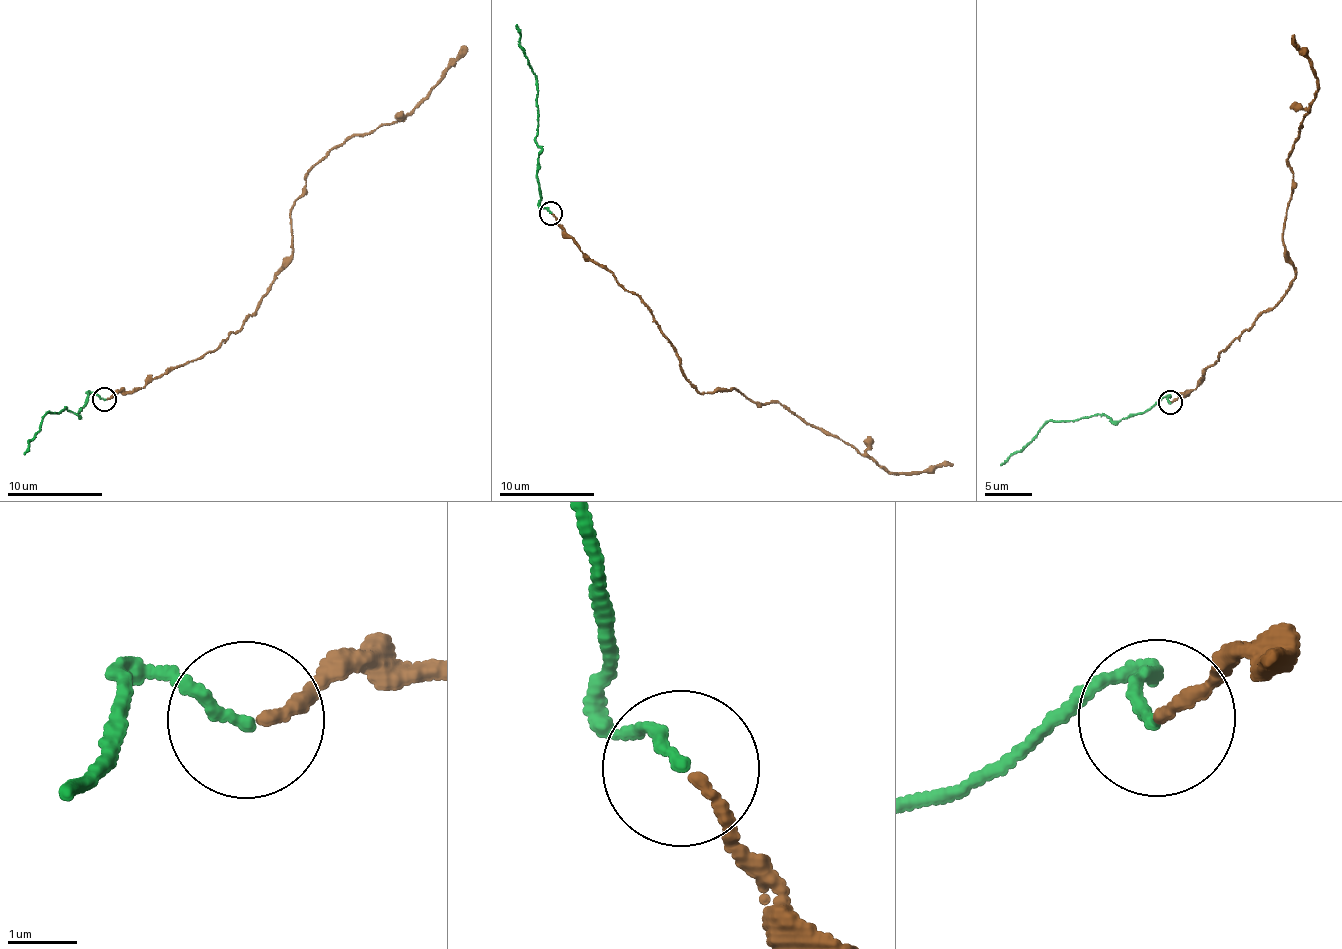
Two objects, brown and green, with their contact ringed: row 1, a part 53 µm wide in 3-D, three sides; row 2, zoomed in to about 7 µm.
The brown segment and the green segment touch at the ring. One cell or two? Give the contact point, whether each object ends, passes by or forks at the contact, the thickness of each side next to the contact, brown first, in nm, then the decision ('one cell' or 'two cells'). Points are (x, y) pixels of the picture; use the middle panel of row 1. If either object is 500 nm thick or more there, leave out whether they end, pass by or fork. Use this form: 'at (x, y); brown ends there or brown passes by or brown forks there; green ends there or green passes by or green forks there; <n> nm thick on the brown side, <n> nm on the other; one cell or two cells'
at (550, 213); brown ends there; green ends there; 160 nm thick on the brown side, 170 nm on the other; one cell

